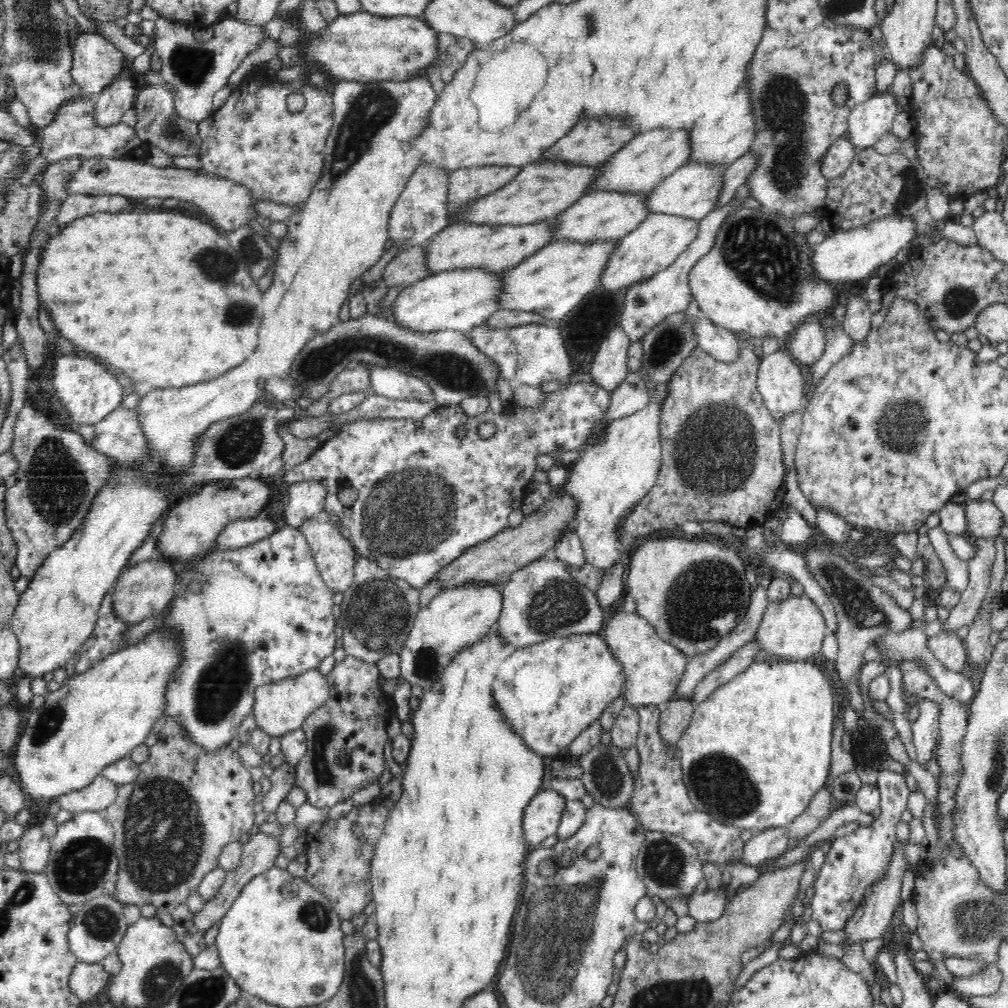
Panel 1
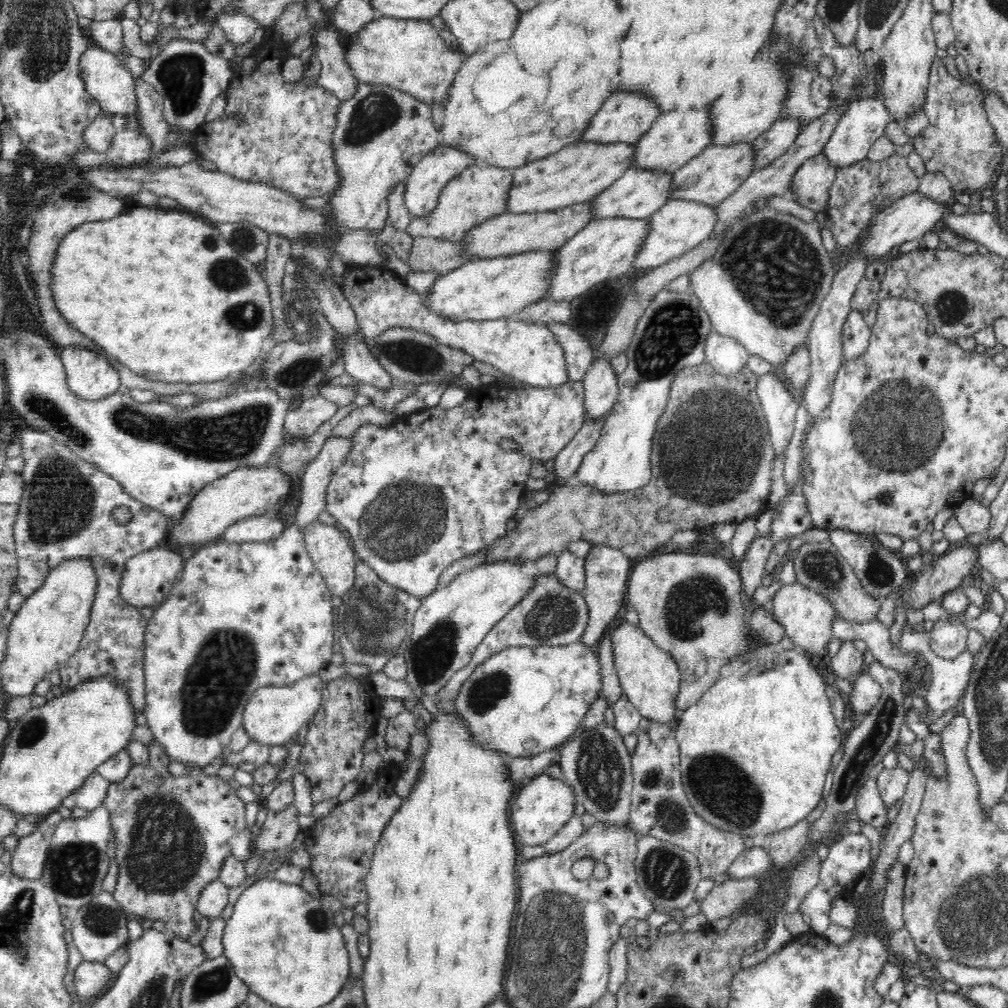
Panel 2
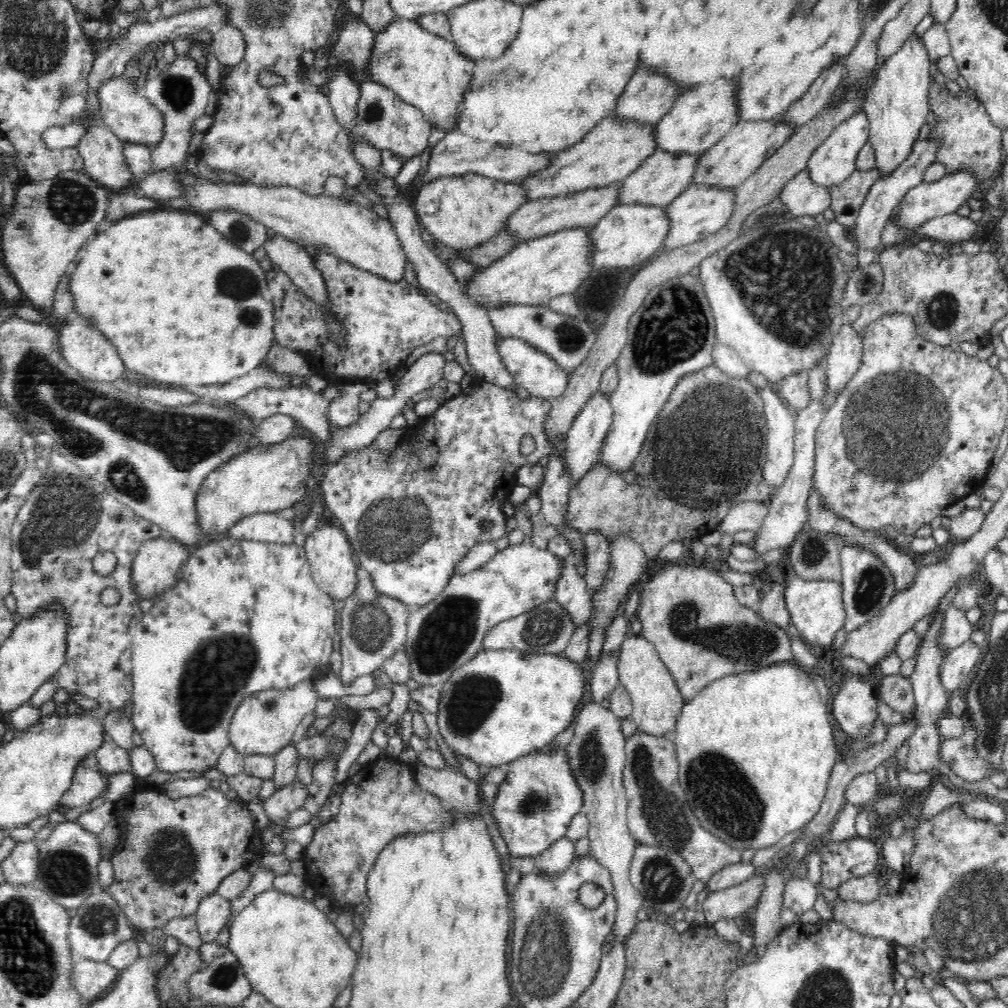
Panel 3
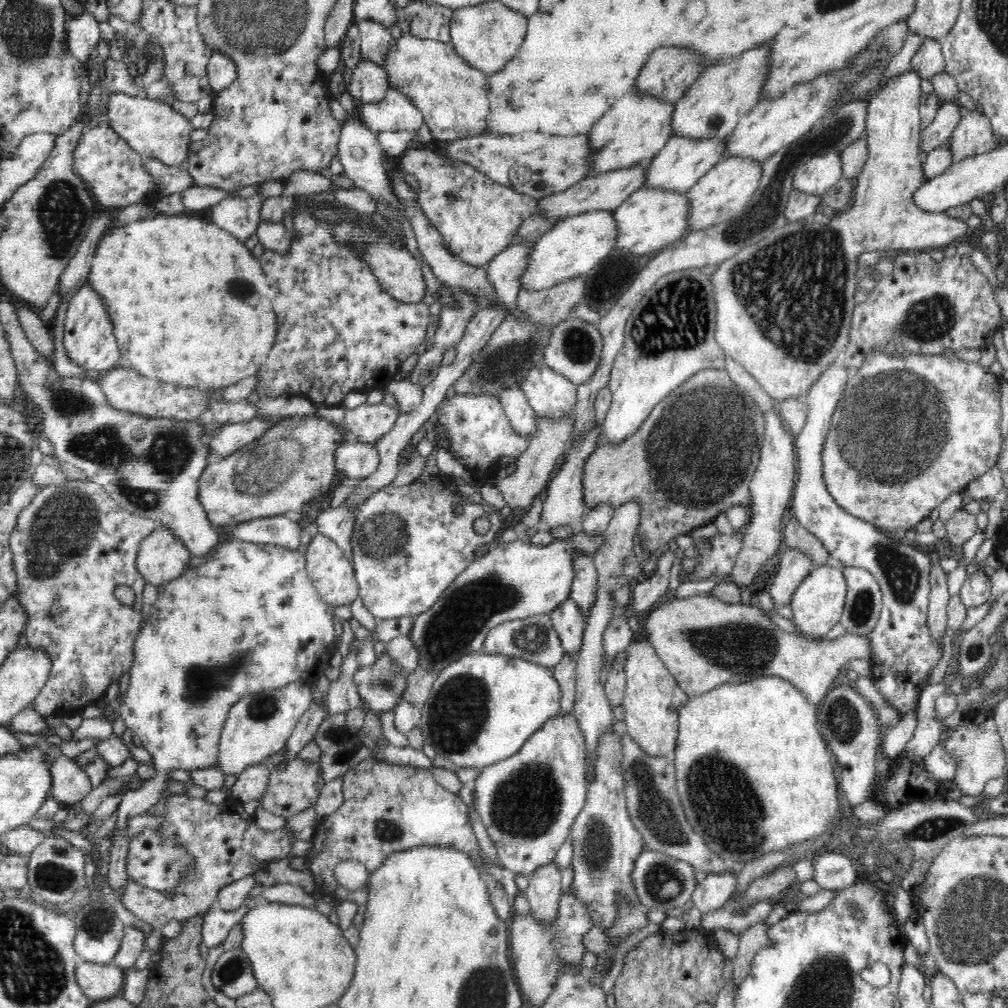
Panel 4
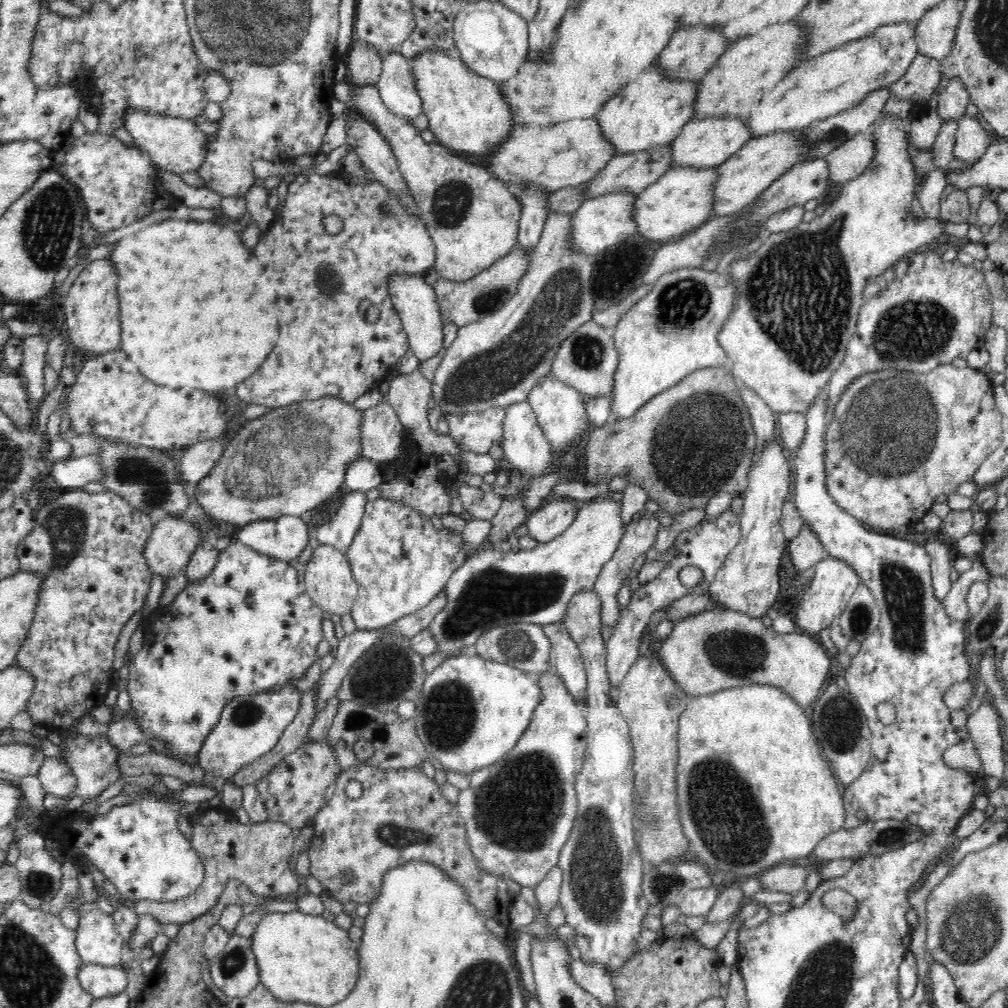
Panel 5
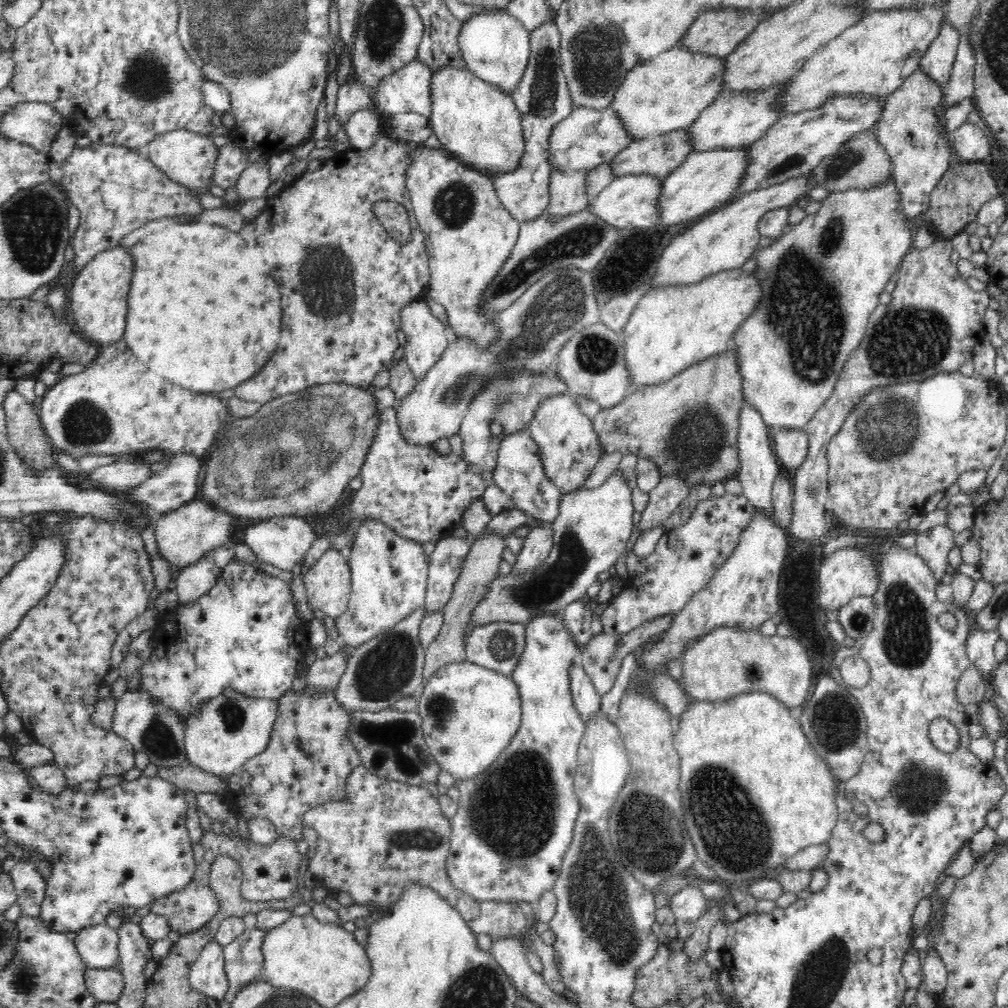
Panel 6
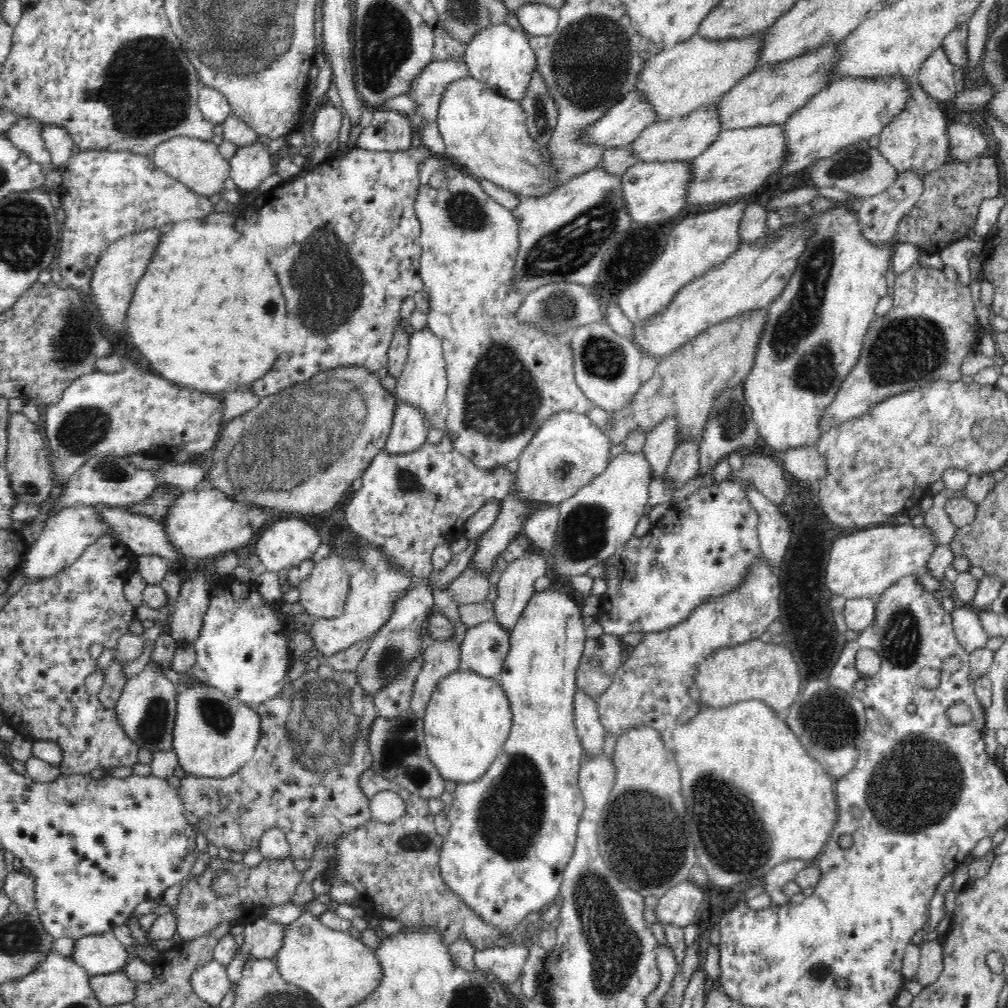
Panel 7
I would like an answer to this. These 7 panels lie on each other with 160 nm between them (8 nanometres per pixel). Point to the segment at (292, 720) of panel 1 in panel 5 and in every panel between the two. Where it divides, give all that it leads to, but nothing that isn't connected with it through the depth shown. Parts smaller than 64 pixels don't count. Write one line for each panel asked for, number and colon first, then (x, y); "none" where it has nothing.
2: (273, 715)
3: (264, 723)
4: (258, 725)
5: (250, 726)

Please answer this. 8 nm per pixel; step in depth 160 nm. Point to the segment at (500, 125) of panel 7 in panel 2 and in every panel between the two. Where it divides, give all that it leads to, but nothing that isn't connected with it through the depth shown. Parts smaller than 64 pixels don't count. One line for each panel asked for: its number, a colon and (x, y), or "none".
2: (409, 55)
3: (427, 71)
4: (453, 96)
5: (467, 113)
6: (476, 122)

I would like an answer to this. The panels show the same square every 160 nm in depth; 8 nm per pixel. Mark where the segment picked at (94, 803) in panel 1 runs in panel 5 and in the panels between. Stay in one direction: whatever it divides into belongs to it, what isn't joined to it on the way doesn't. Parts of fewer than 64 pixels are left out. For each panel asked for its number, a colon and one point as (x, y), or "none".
2: (92, 793)
3: (87, 783)
4: (70, 784)
5: (56, 778)

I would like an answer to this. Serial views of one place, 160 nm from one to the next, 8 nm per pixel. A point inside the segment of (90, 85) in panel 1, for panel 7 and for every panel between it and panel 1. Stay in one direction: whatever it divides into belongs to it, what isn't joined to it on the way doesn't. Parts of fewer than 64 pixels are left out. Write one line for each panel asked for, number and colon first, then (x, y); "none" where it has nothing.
2: (105, 77)
3: (133, 118)
4: (153, 129)
5: (177, 145)
6: (187, 158)
7: (198, 164)

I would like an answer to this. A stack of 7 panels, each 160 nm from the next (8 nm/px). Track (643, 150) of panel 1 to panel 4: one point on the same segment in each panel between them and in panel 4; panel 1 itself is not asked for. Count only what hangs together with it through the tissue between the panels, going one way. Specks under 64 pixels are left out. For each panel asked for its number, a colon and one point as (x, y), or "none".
2: (676, 137)
3: (700, 117)
4: (718, 99)

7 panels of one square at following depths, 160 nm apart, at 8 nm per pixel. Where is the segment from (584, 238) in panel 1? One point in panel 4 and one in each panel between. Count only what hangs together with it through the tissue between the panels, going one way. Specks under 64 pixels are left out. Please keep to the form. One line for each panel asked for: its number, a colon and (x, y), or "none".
2: (639, 193)
3: (661, 178)
4: (683, 161)

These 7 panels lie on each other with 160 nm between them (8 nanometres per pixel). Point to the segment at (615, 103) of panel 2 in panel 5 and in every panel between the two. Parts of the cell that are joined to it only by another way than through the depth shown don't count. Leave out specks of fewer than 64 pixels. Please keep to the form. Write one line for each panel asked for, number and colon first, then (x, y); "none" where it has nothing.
3: (647, 97)
4: (667, 74)
5: (689, 55)

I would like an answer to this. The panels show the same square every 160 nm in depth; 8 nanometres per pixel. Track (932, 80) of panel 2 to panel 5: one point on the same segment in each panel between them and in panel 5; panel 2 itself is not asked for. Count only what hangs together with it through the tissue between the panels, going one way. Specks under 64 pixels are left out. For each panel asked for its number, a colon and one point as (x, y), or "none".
3: (967, 137)
4: (973, 135)
5: (971, 140)

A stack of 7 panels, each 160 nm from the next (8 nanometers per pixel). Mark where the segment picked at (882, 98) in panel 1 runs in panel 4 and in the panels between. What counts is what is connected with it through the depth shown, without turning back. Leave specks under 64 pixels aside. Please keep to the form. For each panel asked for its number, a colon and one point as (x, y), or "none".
2: (864, 121)
3: (835, 160)
4: (816, 176)

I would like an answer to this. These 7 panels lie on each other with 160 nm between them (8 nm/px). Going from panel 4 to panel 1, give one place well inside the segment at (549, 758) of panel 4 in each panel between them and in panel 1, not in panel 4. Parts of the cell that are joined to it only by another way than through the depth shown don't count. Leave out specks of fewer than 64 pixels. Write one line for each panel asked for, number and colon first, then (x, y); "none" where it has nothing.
1: (542, 815)
2: (542, 808)
3: (534, 807)

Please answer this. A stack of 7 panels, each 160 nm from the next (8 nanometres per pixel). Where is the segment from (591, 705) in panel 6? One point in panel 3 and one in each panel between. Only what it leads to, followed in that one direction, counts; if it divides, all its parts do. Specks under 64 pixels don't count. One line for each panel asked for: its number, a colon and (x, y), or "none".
3: (572, 593)
4: (569, 625)
5: (565, 656)

